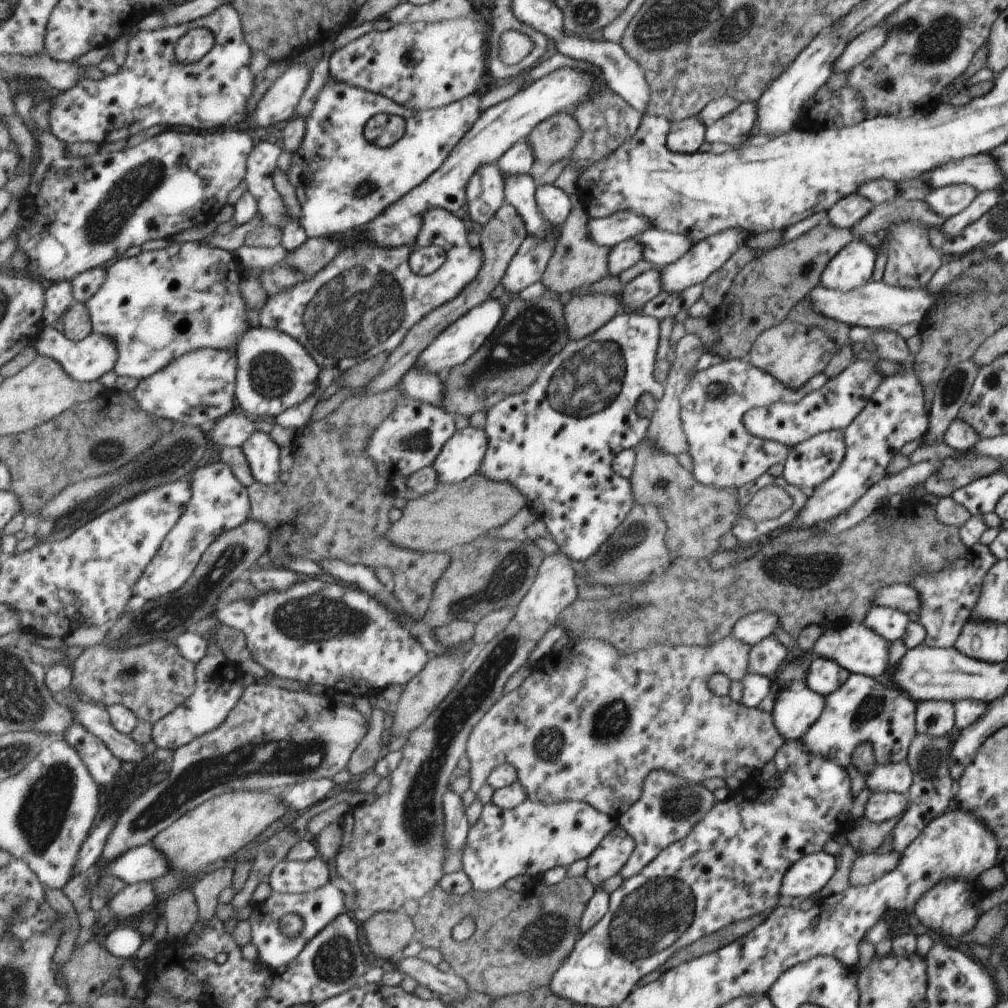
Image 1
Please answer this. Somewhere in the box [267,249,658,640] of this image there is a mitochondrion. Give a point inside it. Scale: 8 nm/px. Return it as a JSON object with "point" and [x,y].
{"point":[359,308]}

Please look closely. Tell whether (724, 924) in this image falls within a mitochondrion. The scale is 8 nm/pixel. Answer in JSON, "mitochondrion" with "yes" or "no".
{"mitochondrion":"no"}

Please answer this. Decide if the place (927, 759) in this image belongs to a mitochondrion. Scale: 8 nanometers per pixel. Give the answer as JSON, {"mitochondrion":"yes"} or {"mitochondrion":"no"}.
{"mitochondrion":"yes"}

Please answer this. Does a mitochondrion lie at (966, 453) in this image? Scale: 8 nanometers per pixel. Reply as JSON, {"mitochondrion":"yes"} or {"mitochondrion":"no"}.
{"mitochondrion":"no"}

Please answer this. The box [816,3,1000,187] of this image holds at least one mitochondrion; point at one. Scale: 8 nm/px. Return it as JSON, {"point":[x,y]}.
{"point":[935,41]}

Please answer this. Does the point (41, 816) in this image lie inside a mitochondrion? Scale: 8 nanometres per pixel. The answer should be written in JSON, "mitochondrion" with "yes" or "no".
{"mitochondrion":"yes"}

